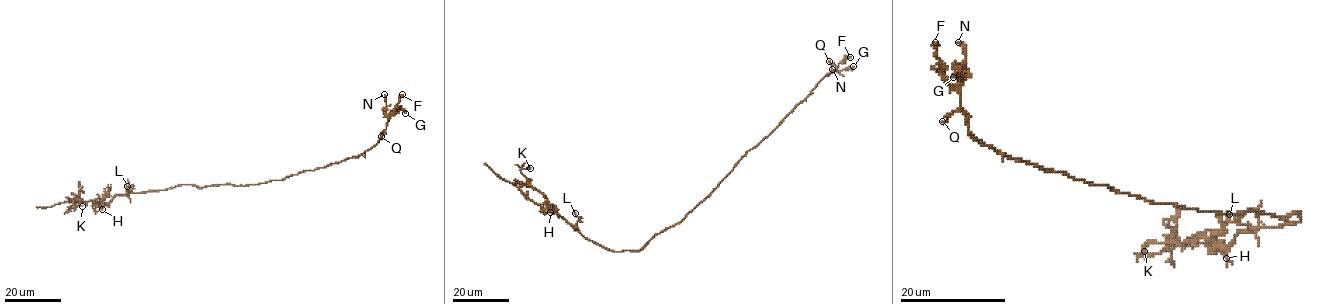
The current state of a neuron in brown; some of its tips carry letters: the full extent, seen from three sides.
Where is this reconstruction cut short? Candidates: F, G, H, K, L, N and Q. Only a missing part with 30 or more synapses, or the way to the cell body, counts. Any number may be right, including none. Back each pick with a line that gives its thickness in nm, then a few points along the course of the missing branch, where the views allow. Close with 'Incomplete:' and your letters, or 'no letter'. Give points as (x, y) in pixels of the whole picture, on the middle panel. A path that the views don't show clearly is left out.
Incomplete: no letter

